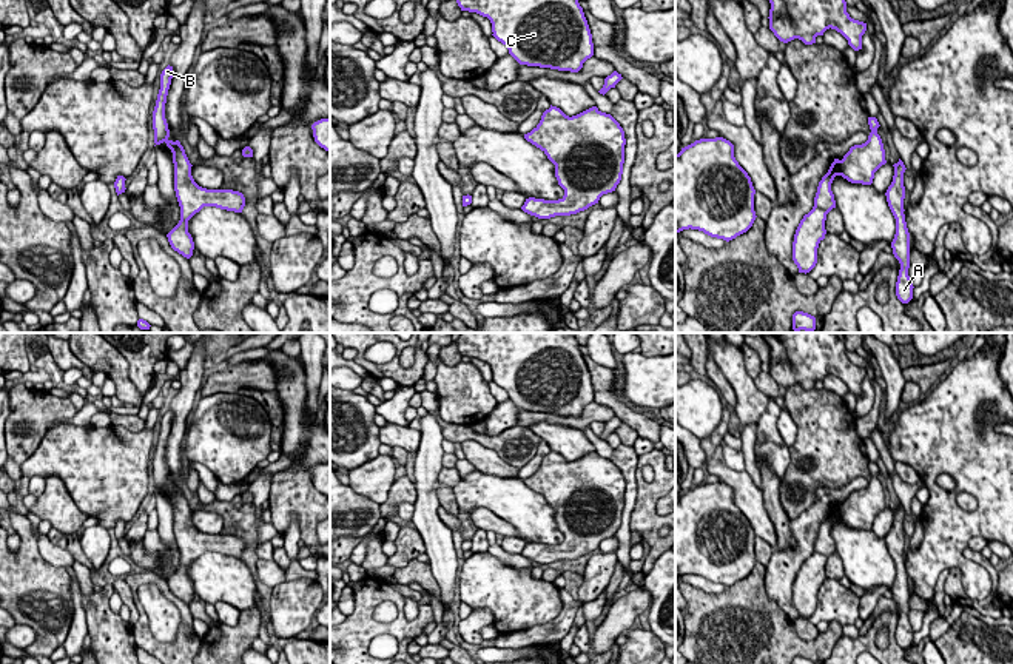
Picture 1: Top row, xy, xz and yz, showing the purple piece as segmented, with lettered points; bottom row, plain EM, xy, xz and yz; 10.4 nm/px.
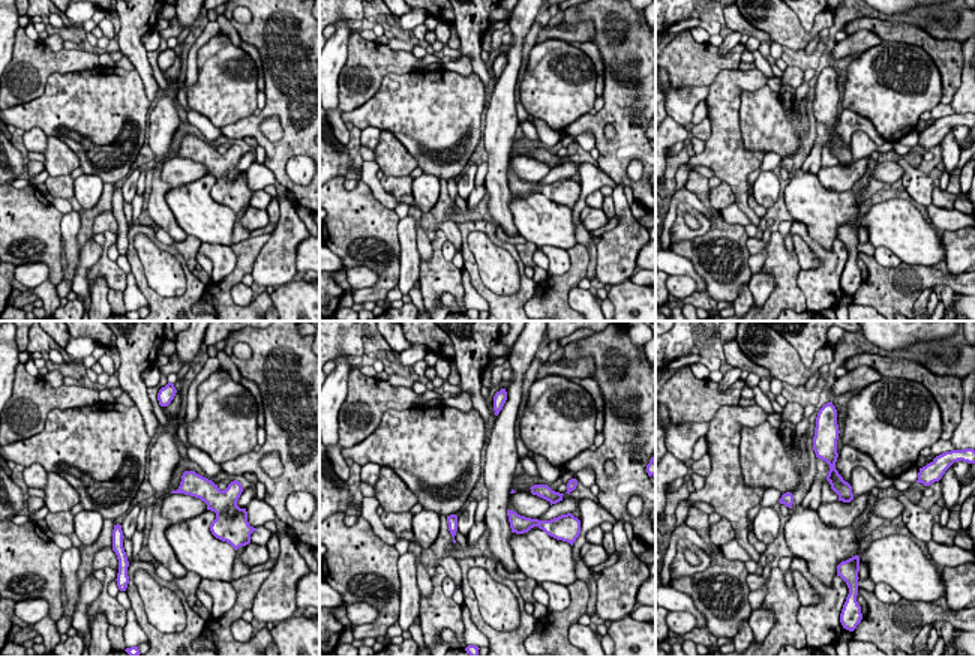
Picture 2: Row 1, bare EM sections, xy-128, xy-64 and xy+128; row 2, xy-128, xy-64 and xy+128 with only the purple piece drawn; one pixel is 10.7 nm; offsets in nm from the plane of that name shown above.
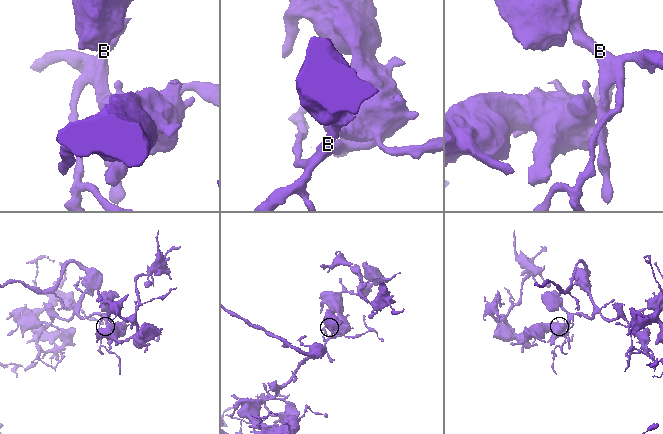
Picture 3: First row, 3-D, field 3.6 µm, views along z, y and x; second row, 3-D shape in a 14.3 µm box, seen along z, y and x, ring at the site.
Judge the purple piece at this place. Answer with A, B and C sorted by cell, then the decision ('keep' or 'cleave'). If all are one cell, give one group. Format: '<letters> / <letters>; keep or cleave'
A B C; keep

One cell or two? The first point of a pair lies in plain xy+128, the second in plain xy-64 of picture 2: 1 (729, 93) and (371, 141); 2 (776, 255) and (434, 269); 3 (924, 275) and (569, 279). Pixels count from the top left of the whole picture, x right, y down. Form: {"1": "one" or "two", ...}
{"1": "two", "2": "one", "3": "one"}

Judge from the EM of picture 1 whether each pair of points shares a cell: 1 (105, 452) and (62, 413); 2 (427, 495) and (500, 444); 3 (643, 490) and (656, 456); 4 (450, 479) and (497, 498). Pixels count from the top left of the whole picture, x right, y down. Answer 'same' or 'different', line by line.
1: different
2: different
3: same
4: different

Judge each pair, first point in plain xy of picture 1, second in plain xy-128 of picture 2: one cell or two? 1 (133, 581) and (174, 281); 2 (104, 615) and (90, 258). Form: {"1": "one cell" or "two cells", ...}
{"1": "two cells", "2": "two cells"}

